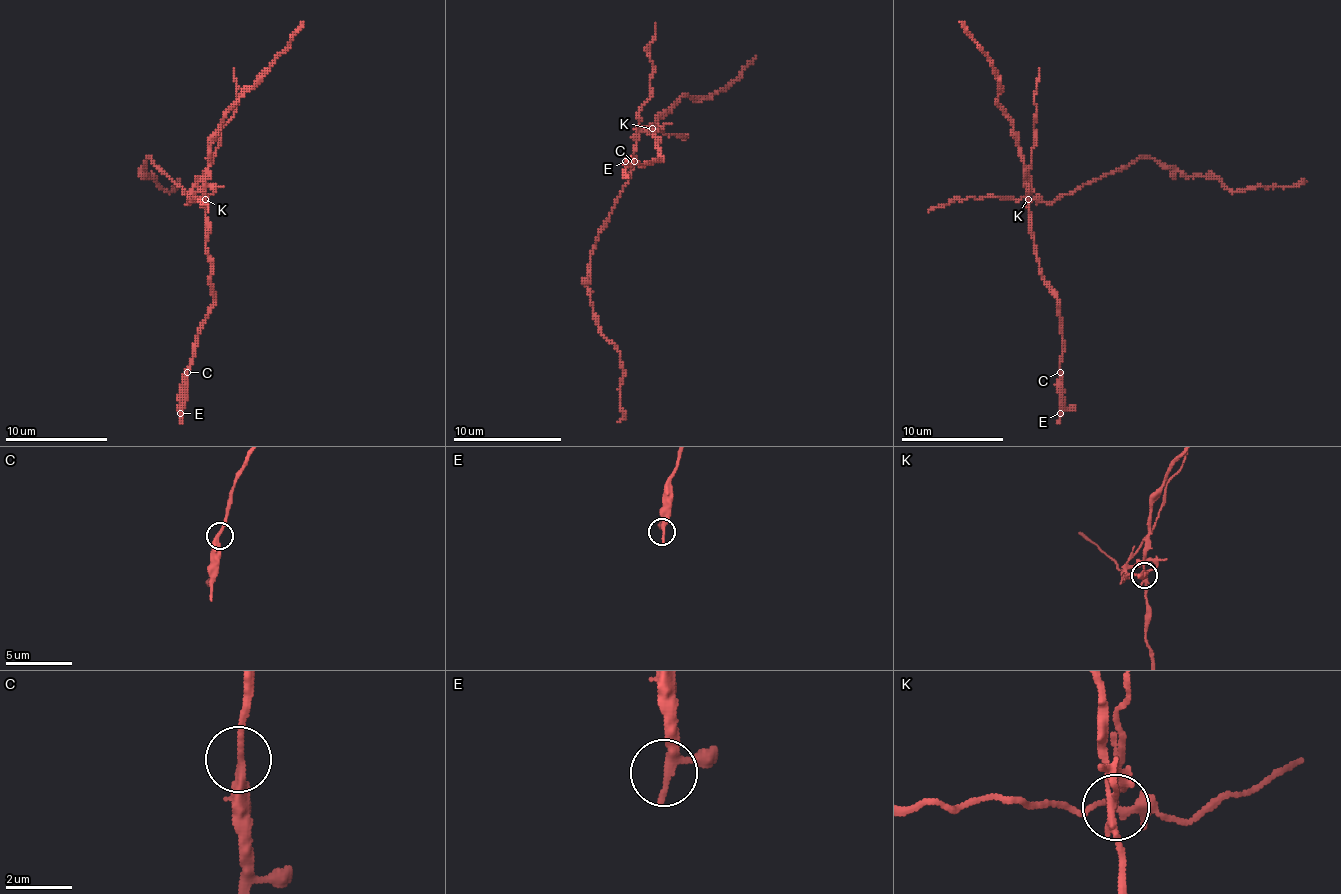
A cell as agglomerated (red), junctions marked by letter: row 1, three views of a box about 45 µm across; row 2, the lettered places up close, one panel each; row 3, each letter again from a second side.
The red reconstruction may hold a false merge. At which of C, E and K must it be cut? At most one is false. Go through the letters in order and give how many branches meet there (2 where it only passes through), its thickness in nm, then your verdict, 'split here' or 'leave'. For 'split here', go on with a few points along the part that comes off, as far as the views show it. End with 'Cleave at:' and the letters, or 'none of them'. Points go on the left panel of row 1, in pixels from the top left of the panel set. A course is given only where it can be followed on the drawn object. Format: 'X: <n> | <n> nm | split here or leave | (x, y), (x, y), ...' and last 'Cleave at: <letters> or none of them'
C: 2 | 280 nm | leave
E: 2 | 280 nm | leave
K: 2 | 240 nm | split here | (205, 199), (211, 186), (187, 202), (146, 158), (144, 174), (172, 192), (172, 181)
Cleave at: K

